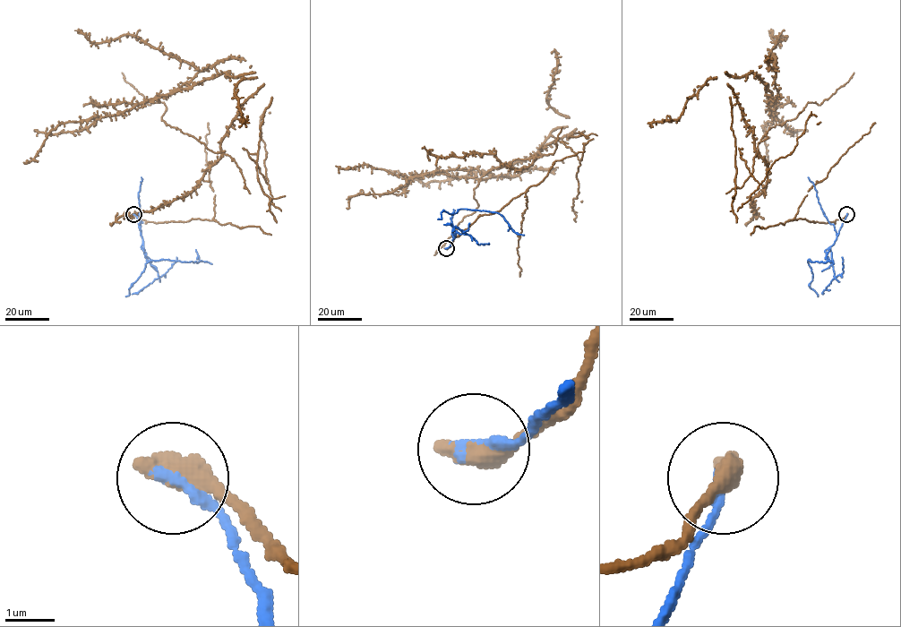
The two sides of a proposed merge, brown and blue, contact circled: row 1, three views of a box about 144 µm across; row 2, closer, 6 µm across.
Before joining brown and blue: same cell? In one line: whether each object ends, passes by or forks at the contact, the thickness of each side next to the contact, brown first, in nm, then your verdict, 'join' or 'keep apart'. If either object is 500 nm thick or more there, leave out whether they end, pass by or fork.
600 nm thick on the brown side, 260 nm on the other; keep apart

